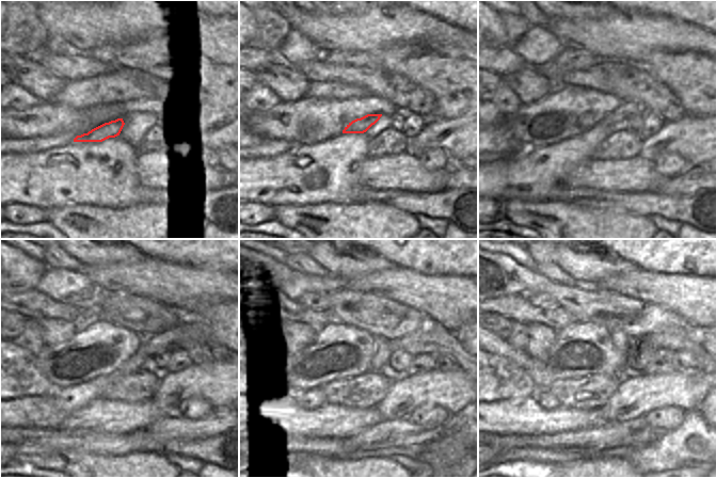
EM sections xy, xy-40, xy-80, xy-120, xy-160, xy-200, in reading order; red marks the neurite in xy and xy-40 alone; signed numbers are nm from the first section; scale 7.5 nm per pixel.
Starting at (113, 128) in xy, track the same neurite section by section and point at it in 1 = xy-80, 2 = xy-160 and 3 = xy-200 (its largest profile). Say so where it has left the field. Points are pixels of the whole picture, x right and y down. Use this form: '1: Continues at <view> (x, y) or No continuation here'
1: Continues at xy-80 (626, 109)
2: Continues at xy-160 (433, 337)
3: Continues at xy-200 (674, 340)

